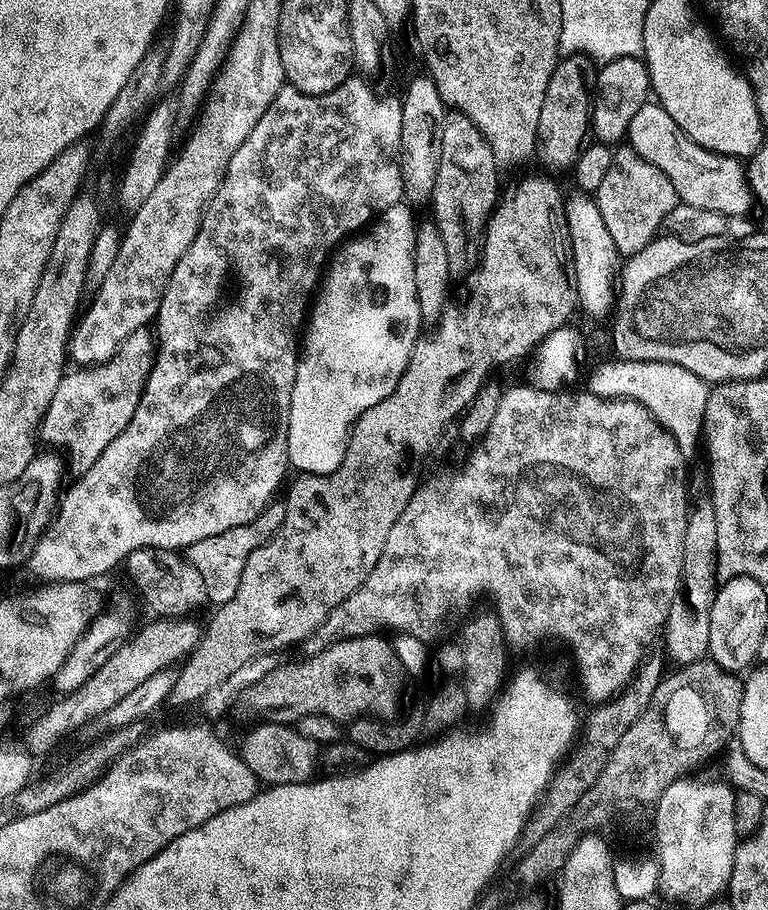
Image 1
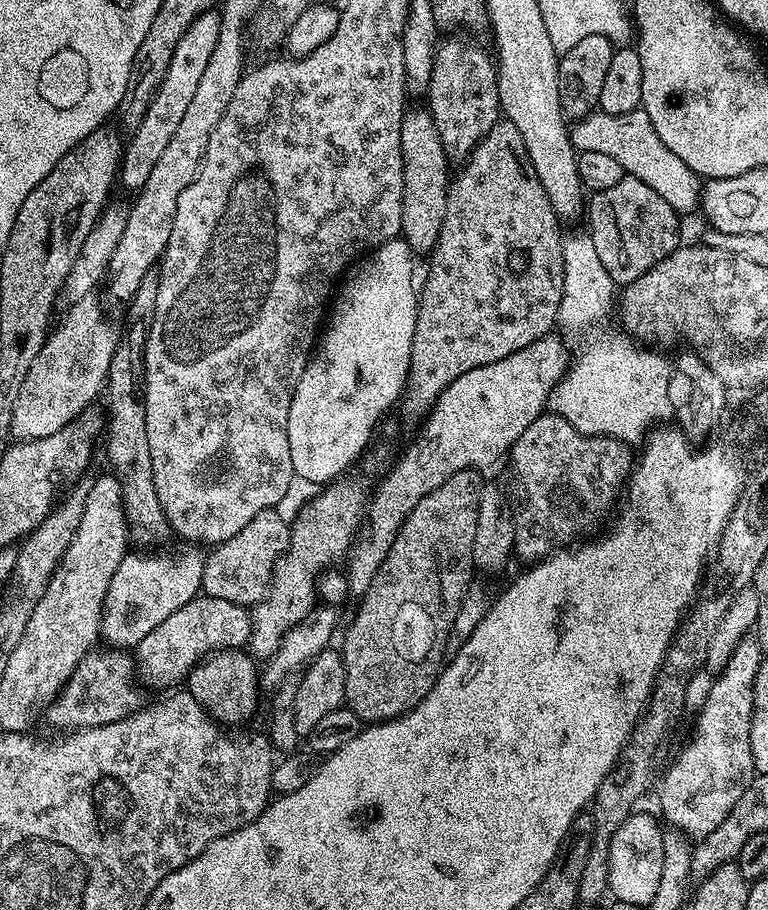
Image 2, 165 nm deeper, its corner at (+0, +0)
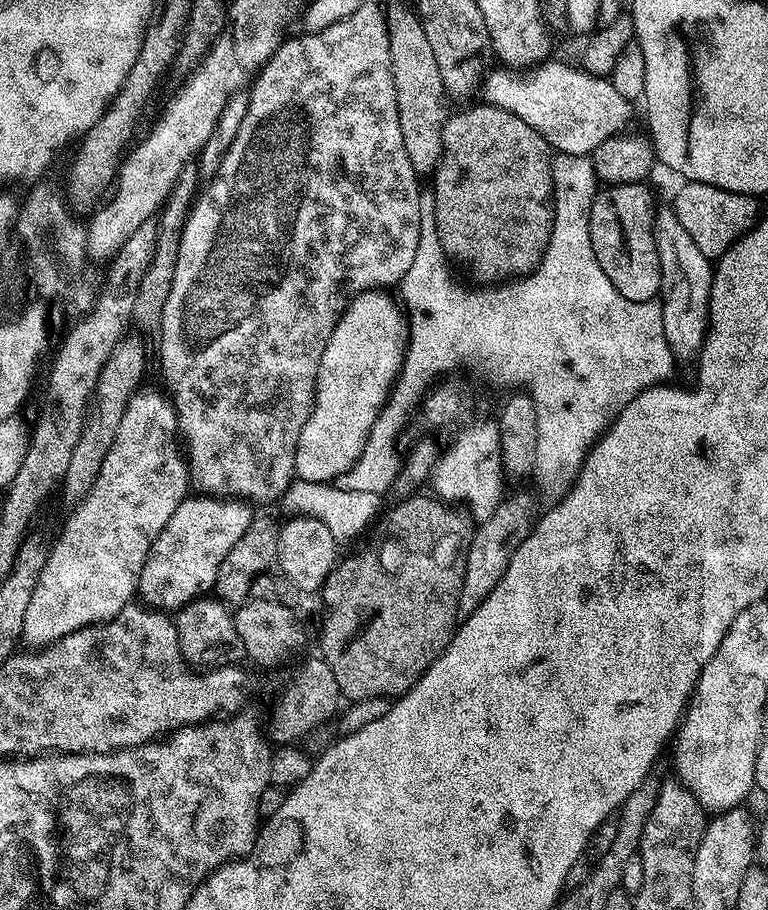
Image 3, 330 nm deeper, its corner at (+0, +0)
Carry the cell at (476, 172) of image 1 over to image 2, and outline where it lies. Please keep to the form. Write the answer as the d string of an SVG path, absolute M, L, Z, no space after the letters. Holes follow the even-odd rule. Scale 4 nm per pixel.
M448 40L445 44L443 41L437 47L434 70L426 93L426 106L438 126L449 161L467 161L478 142L482 142L482 138L502 118L496 81L498 64L493 53L489 52L468 40Z

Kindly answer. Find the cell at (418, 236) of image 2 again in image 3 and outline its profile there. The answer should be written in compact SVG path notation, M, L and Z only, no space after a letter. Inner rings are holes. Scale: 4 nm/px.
M400 4L387 5L384 17L388 27L390 42L390 66L394 78L394 94L398 102L398 126L402 126L402 146L406 146L406 158L410 158L410 166L418 174L435 173L442 158L442 130L444 122L450 115L450 109L444 105L446 93L442 82L442 73L438 70L438 61L434 58L434 49L426 38L424 22L416 15L411 7L403 8Z

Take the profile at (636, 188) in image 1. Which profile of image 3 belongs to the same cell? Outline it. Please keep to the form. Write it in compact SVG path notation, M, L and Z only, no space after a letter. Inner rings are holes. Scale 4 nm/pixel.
M647 183L643 184L614 184L597 191L592 200L592 209L588 219L590 242L596 255L598 266L614 282L614 290L622 294L630 302L646 302L655 300L660 294L659 256L655 242L655 216L657 205L652 205L652 192Z

